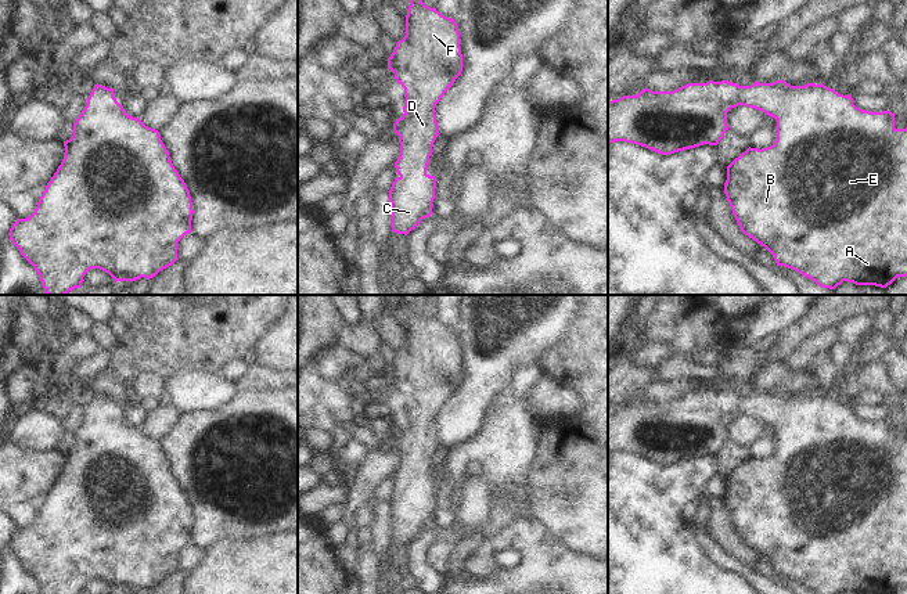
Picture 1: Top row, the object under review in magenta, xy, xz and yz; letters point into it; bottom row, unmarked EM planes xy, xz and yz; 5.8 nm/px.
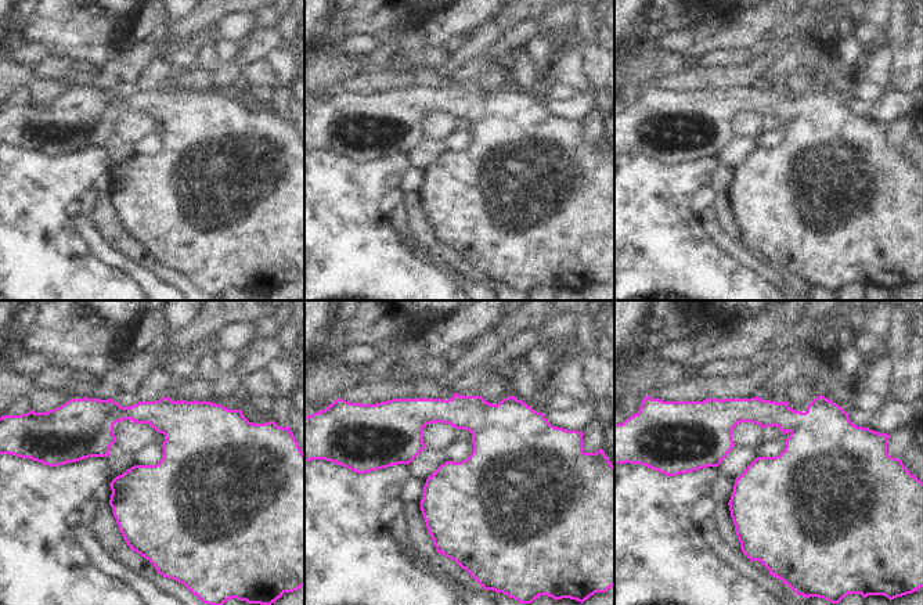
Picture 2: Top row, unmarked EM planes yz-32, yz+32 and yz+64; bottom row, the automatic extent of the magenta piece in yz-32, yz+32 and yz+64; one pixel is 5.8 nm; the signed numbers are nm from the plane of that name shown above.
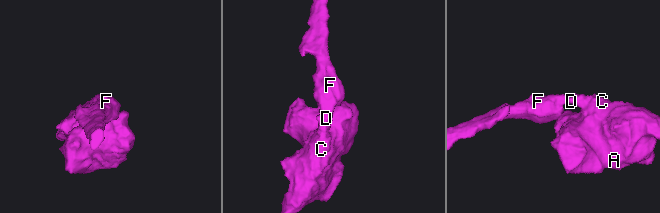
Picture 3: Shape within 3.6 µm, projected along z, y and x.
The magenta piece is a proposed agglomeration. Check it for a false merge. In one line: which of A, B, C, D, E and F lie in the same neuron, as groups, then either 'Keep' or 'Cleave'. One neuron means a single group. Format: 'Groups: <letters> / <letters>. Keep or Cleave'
Groups: A B C D E F. Keep

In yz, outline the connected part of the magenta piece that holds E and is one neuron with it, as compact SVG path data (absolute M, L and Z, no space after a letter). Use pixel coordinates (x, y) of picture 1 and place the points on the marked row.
M709 80L706 83L688 83L673 91L652 91L645 87L636 96L623 96L618 100L608 101L608 143L626 141L645 147L662 155L674 154L703 144L717 145L728 130L727 112L738 105L755 108L777 120L777 138L770 147L762 150L749 147L727 166L724 194L741 231L764 246L773 255L777 266L792 269L810 278L821 288L835 289L843 281L853 282L856 285L875 285L886 288L897 277L907 277L907 127L896 129L895 114L890 111L870 112L860 109L853 104L852 94L839 94L823 83L791 86L785 80L775 80L773 83L755 82L751 86L739 86L728 80Z

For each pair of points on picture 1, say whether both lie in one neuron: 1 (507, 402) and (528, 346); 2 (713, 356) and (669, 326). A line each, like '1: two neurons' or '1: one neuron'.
1: two neurons
2: one neuron

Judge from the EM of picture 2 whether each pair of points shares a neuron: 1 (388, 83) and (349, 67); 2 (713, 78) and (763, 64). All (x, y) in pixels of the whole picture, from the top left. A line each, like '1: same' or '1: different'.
1: different
2: same

